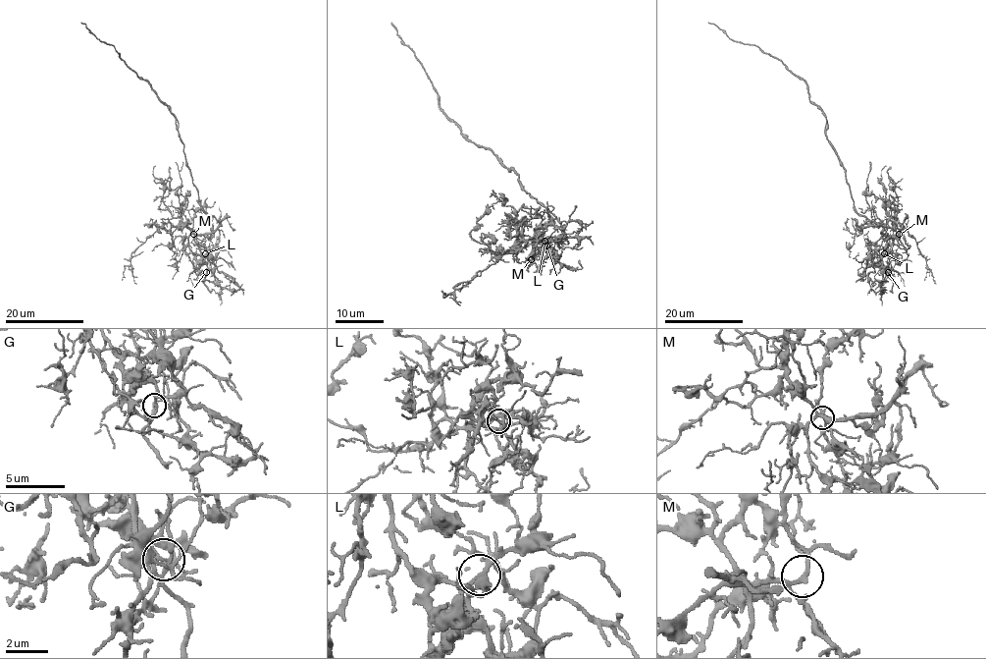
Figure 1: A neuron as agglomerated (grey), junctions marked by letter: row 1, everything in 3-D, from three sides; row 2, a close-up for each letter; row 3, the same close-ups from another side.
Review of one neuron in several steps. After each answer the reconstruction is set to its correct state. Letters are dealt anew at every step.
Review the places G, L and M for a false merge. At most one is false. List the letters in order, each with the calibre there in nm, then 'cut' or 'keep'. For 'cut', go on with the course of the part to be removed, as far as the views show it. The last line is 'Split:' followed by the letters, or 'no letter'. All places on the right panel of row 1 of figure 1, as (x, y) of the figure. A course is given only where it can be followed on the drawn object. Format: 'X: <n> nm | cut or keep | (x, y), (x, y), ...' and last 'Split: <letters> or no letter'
G: 180 nm | cut | (888, 271), (880, 288), (878, 281), (872, 282), (872, 287)
L: 170 nm | keep
M: 160 nm | keep
Split: G

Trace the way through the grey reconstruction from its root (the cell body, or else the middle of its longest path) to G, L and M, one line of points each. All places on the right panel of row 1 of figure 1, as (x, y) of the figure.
G: (842, 166), (854, 208), (881, 224), (881, 232), (889, 237), (889, 246), (882, 256), (882, 265), (888, 271)
L: (842, 166), (854, 208), (881, 224), (881, 232), (889, 237), (889, 246), (884, 253)
M: (842, 166), (854, 208), (881, 224), (883, 234), (899, 234)

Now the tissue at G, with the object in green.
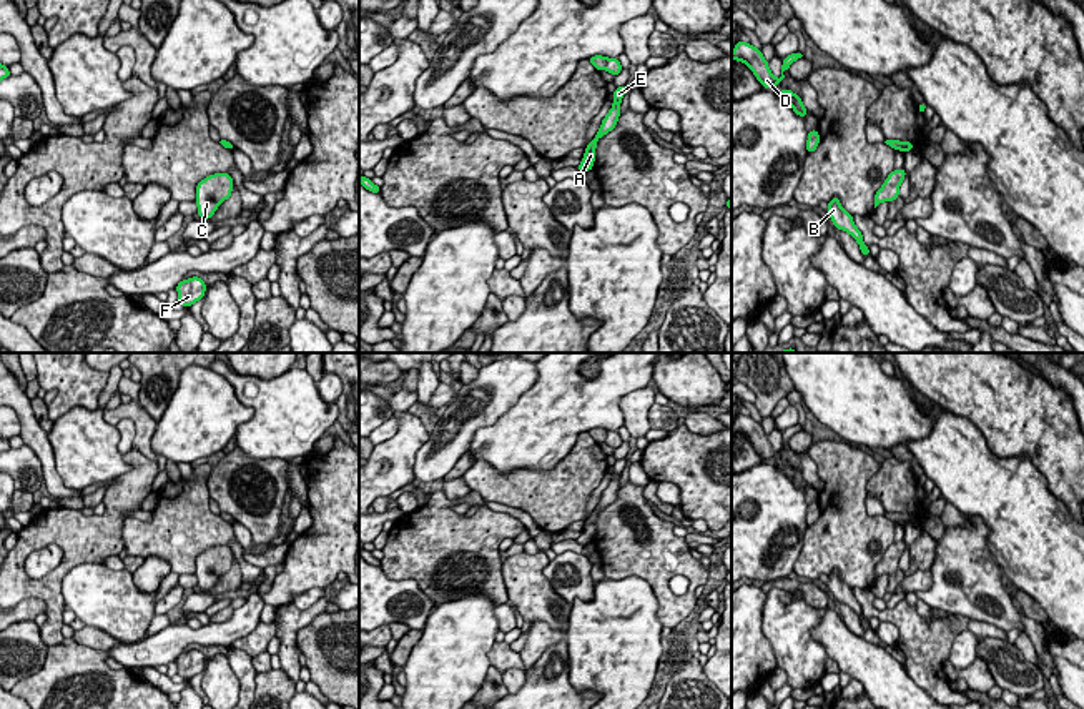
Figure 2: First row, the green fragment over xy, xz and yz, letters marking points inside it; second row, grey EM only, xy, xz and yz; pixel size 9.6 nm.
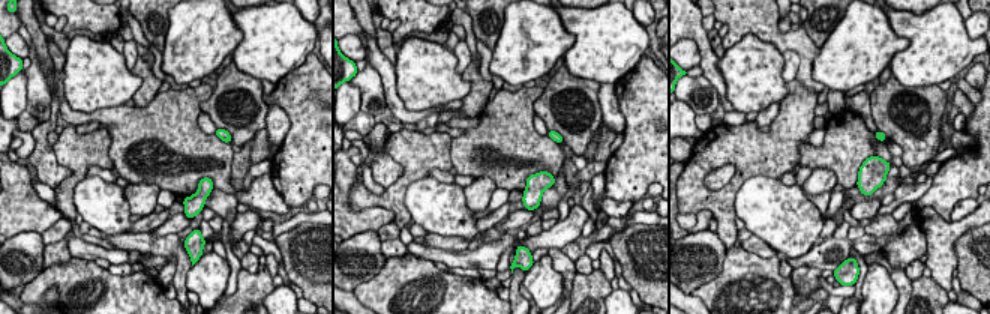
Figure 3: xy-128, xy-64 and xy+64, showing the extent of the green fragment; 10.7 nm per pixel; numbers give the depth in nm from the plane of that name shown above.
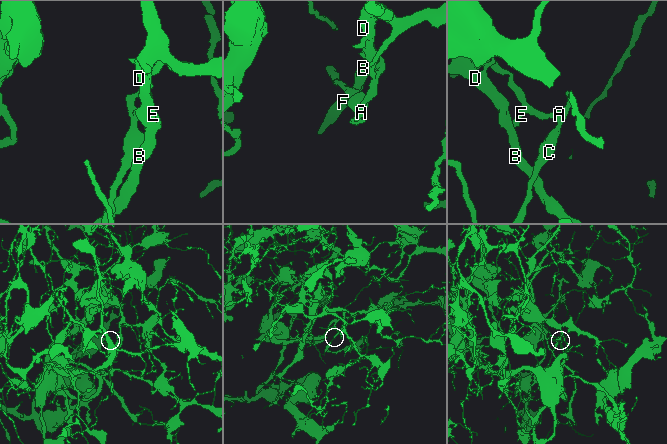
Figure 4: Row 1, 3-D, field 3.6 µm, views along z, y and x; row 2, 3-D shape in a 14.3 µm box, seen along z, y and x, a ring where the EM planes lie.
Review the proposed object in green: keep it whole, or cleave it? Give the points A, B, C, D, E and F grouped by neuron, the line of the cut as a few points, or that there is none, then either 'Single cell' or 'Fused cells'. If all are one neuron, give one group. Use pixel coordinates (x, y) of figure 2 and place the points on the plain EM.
Groups: A C / B D E F. Split along xy (221, 513), (231, 518). Fused cells

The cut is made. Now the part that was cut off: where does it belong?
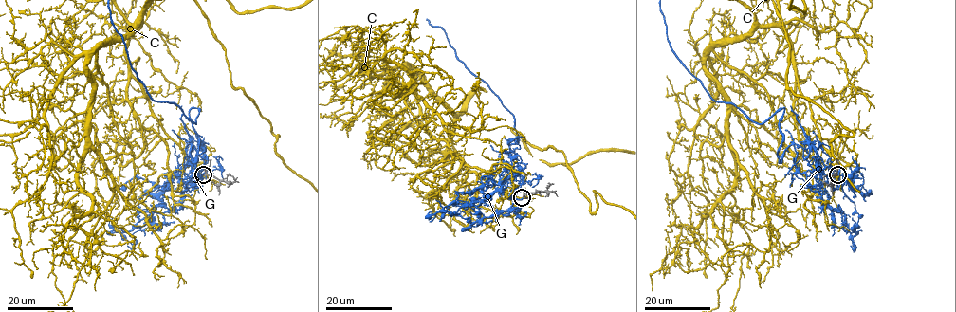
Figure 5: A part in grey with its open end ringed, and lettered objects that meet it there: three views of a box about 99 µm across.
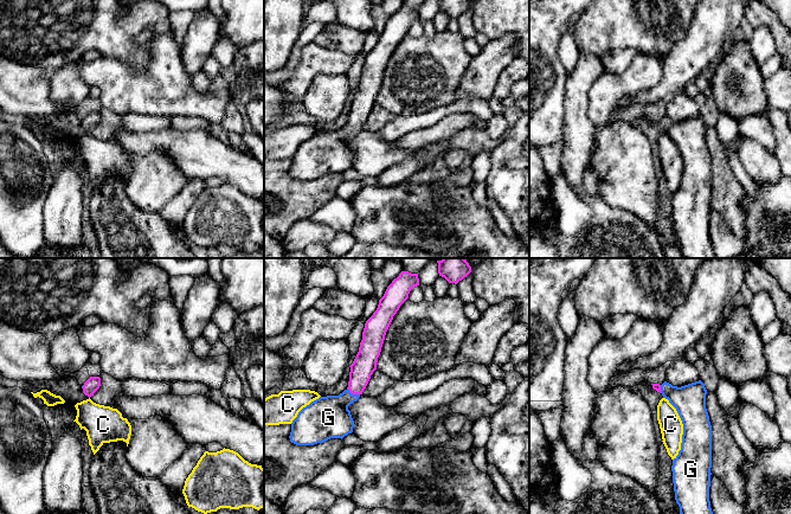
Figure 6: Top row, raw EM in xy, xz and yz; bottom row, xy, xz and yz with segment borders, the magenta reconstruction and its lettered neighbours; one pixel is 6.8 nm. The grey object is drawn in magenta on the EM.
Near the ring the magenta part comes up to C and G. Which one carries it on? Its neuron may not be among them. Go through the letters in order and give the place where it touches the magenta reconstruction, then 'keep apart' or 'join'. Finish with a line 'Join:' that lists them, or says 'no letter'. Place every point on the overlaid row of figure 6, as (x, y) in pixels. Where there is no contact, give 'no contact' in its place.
C: no contact; keep apart
G: contact xz (353, 393); join
Join: G

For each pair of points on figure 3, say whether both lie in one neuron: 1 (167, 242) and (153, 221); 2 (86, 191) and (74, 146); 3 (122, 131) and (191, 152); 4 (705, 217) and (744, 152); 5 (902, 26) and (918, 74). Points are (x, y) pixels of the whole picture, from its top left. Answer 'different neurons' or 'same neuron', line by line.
1: different neurons
2: different neurons
3: same neuron
4: different neurons
5: same neuron

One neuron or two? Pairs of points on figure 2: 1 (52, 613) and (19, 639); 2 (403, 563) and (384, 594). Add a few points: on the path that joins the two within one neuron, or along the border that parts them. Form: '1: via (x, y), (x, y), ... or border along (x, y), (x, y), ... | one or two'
1: border along (39, 628), (40, 638), (49, 646) | two
2: border along (379, 566), (389, 578), (413, 580), (428, 598) | two

